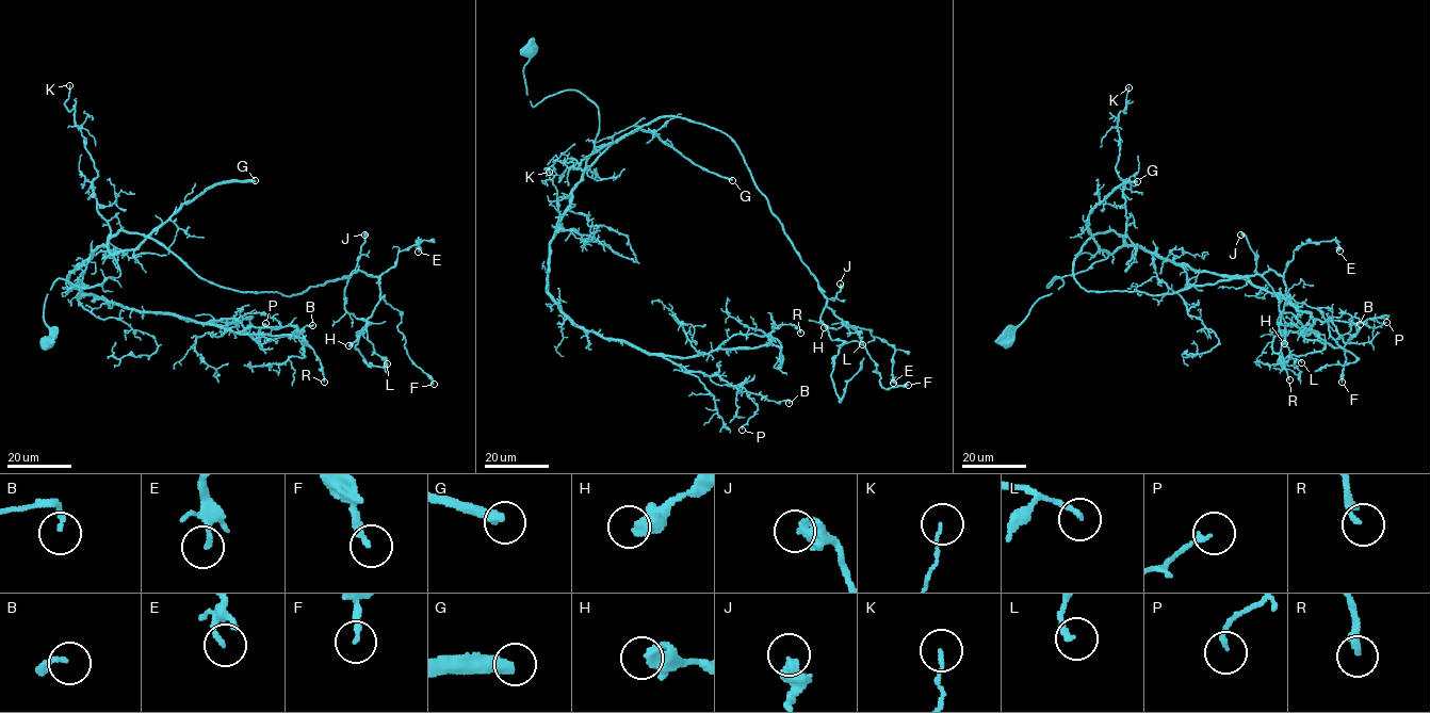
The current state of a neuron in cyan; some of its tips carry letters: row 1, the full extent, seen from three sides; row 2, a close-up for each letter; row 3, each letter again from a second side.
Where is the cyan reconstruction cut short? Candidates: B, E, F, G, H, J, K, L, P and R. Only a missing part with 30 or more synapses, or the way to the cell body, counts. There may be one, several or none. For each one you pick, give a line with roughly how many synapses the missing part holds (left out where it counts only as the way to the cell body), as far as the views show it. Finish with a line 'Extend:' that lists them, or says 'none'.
G: 140 synapses
Extend: G

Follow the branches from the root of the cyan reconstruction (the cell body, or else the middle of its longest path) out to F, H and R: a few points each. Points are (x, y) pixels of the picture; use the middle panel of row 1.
F: (527, 51), (533, 107), (575, 90), (597, 107), (592, 151), (663, 116), (724, 132), (880, 386), (908, 385)
H: (527, 51), (533, 107), (575, 90), (597, 107), (592, 151), (663, 116), (724, 132), (856, 329), (824, 327)
R: (527, 51), (533, 107), (575, 90), (599, 112), (549, 245), (558, 308), (676, 357), (781, 325), (800, 333)

